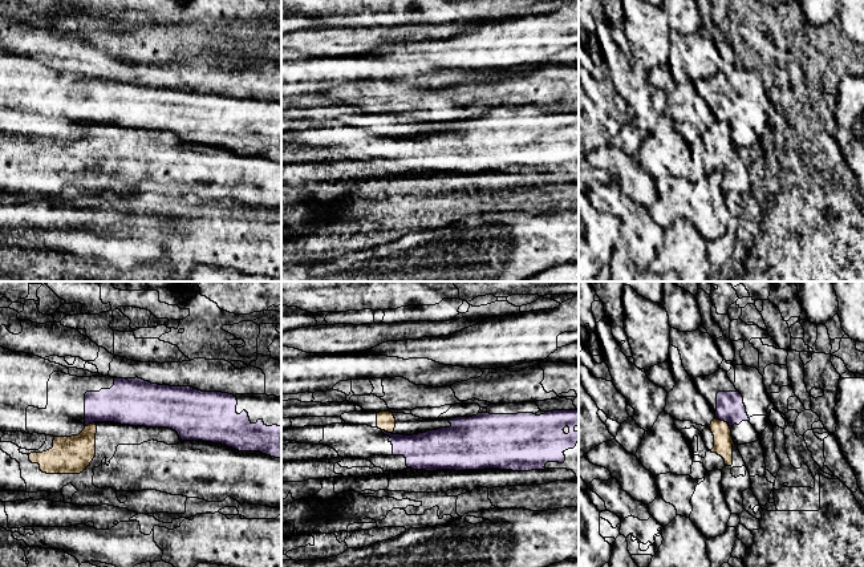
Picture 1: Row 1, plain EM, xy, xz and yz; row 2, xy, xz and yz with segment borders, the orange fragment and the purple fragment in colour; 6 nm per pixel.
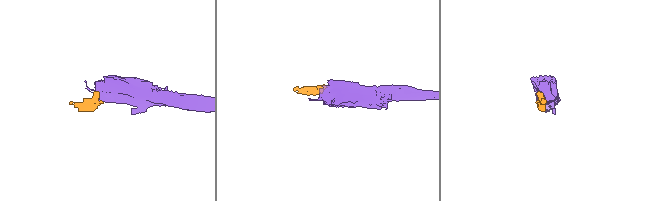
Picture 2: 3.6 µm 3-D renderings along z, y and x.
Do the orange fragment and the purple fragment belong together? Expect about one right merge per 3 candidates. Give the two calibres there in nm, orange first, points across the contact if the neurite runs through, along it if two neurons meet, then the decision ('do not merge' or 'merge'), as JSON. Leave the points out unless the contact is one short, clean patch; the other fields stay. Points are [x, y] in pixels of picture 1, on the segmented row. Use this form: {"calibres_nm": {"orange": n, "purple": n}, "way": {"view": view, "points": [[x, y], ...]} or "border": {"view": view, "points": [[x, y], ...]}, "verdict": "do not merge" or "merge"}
{"calibres_nm": {"orange": 120, "purple": 170}, "border": {"view": "yz", "points": [[716, 417], [725, 421], [730, 429]]}, "verdict": "do not merge"}

